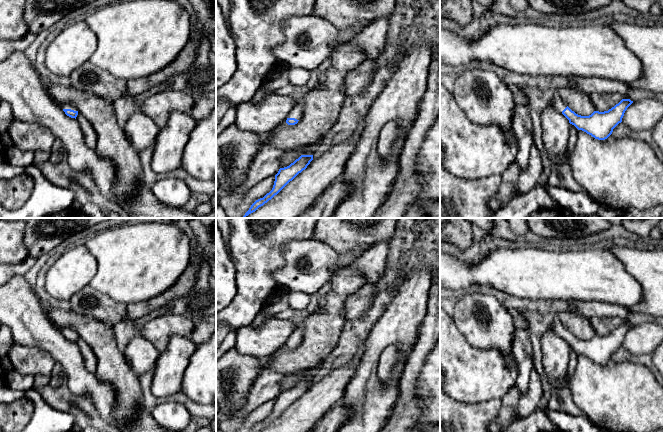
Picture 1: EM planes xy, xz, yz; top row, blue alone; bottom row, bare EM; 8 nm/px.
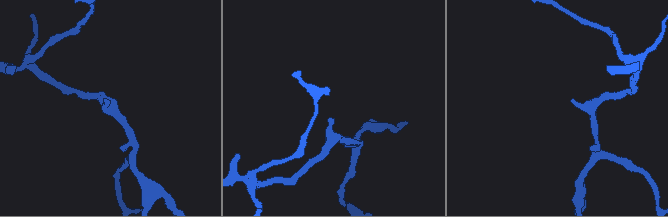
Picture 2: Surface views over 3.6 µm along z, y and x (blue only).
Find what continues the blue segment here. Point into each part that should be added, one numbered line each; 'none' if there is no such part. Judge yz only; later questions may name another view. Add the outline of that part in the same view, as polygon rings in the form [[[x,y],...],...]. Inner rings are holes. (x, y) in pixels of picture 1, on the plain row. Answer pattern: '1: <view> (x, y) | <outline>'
1: yz (556, 325) | [[[558,316],[554,318],[551,328],[560,336],[562,336],[567,331],[567,329],[561,324]]]

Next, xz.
1: xz (297, 337) | [[[298,326],[294,333],[289,337],[288,342],[295,342],[300,344],[303,340],[303,328],[302,326]]]

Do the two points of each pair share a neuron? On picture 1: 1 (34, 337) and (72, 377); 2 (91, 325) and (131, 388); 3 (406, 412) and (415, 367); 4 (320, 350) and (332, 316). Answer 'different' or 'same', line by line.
1: same
2: same
3: same
4: same

